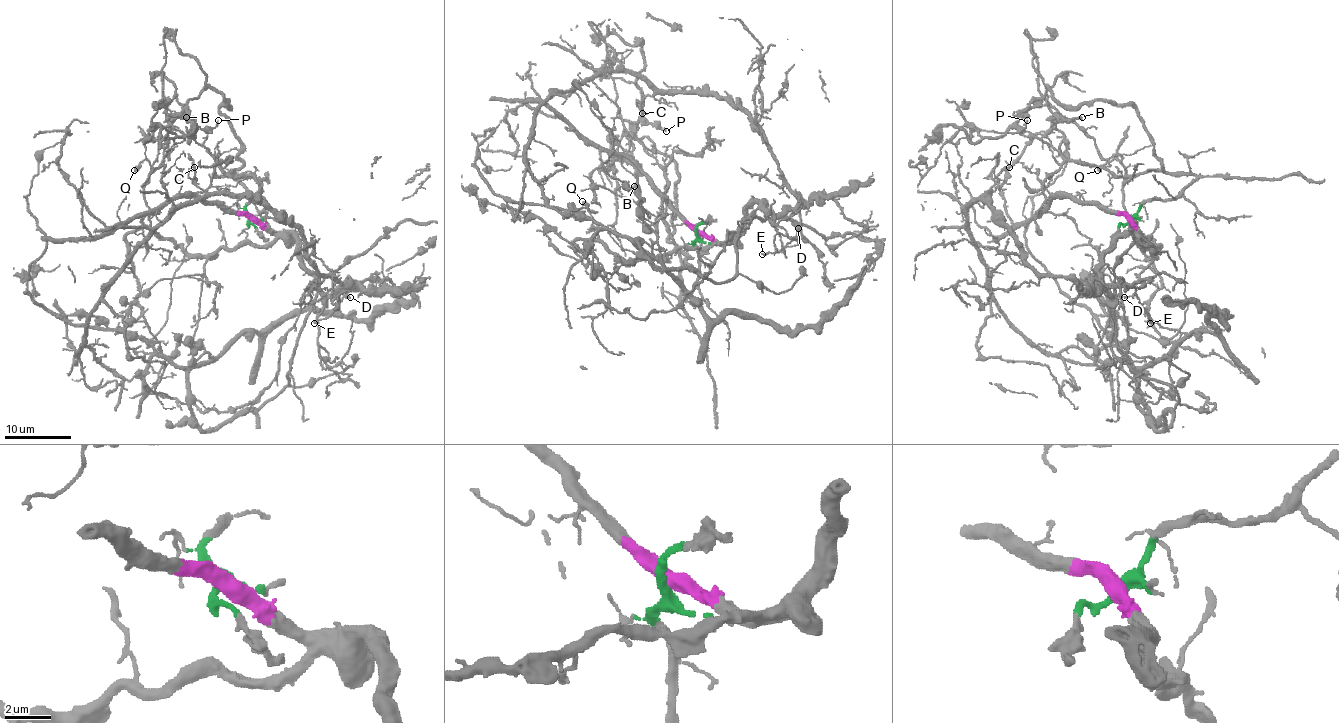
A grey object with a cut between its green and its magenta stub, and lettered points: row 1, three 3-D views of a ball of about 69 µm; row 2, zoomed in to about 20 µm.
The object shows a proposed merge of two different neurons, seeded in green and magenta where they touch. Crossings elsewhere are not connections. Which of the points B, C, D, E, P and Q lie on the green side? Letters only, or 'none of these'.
B, P

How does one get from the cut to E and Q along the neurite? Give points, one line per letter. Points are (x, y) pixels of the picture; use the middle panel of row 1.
E: (698, 233), (728, 242), (753, 203), (773, 215), (800, 213), (800, 235), (777, 252), (762, 253)
Q: (698, 233), (723, 243), (623, 260), (598, 238), (592, 227), (598, 225), (582, 202)

